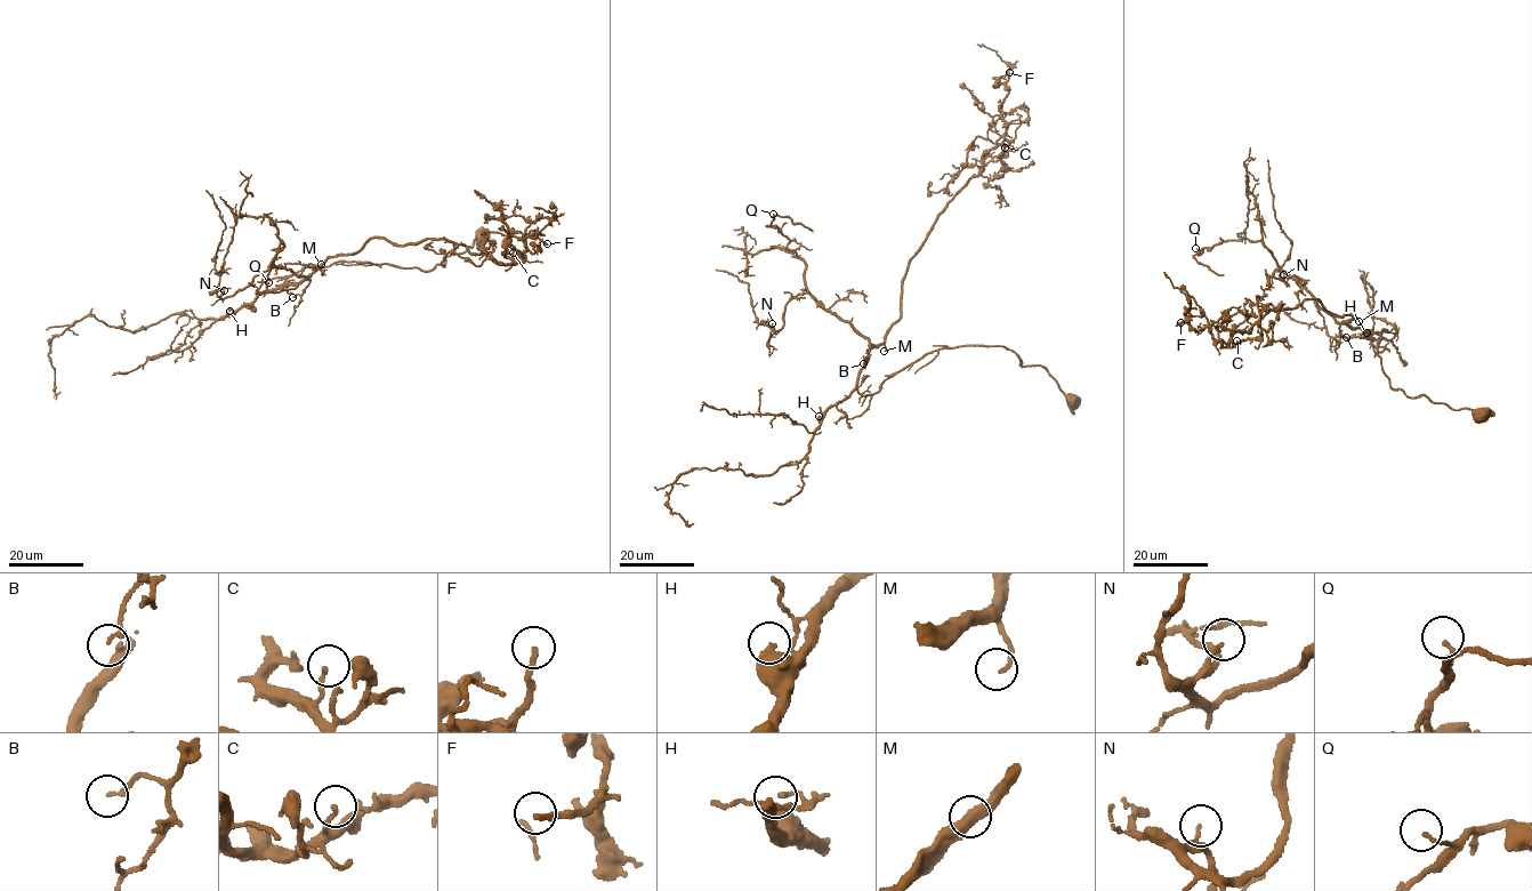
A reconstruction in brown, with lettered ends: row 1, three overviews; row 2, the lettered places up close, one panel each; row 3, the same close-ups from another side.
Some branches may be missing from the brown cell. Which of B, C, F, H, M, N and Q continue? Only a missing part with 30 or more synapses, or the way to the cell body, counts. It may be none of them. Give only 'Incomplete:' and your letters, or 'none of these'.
Incomplete: F

